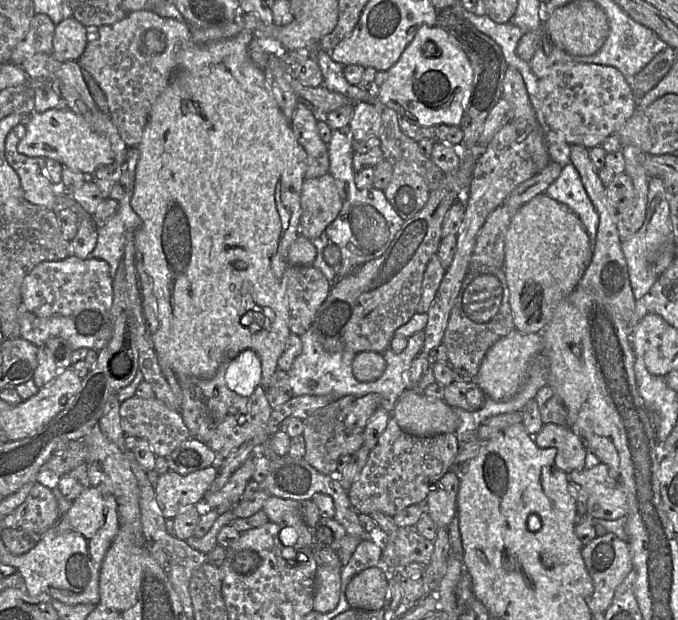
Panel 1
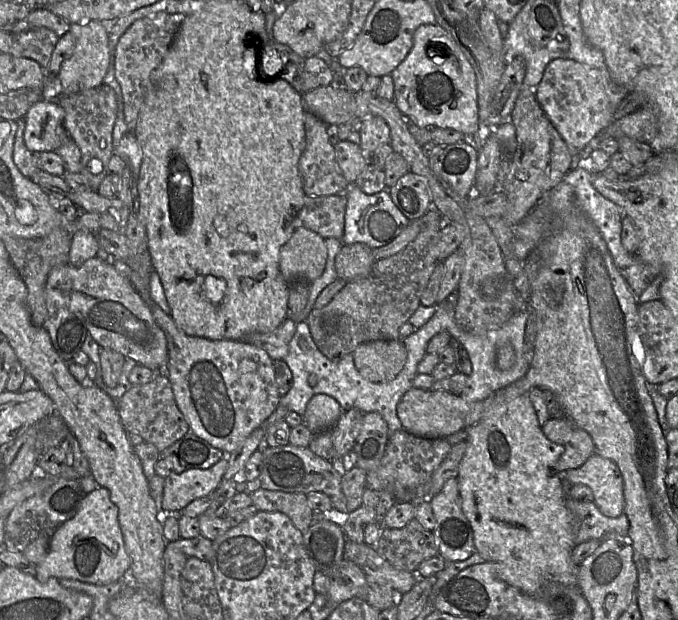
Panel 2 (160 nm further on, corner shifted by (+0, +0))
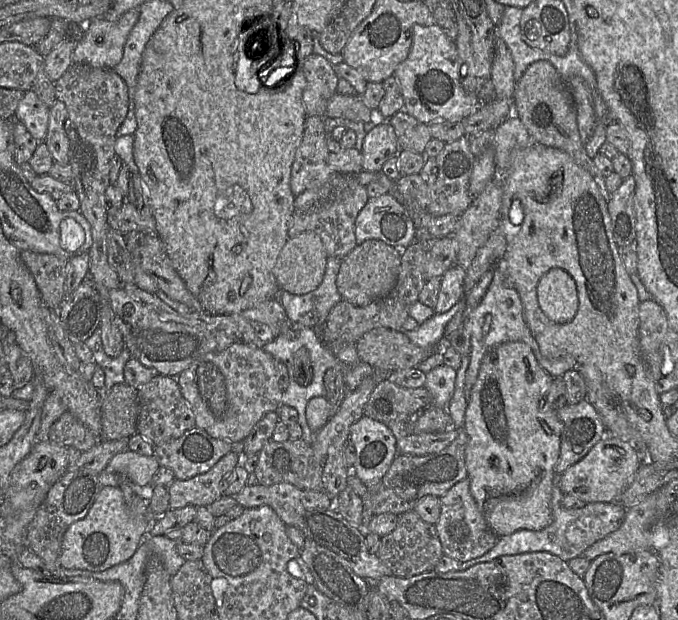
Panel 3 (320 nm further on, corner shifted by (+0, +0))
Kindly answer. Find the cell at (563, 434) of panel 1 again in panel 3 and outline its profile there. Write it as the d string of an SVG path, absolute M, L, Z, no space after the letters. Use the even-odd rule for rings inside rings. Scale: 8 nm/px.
M586 399L574 405L565 404L557 413L563 424L563 432L560 455L554 471L562 474L608 433L601 417Z

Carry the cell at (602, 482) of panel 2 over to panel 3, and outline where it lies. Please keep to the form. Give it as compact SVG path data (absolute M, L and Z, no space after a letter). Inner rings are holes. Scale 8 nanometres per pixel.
M607 434L602 440L596 443L581 460L561 474L560 488L564 495L572 495L584 501L586 504L618 502L620 495L632 480L641 463L639 453L630 443Z

